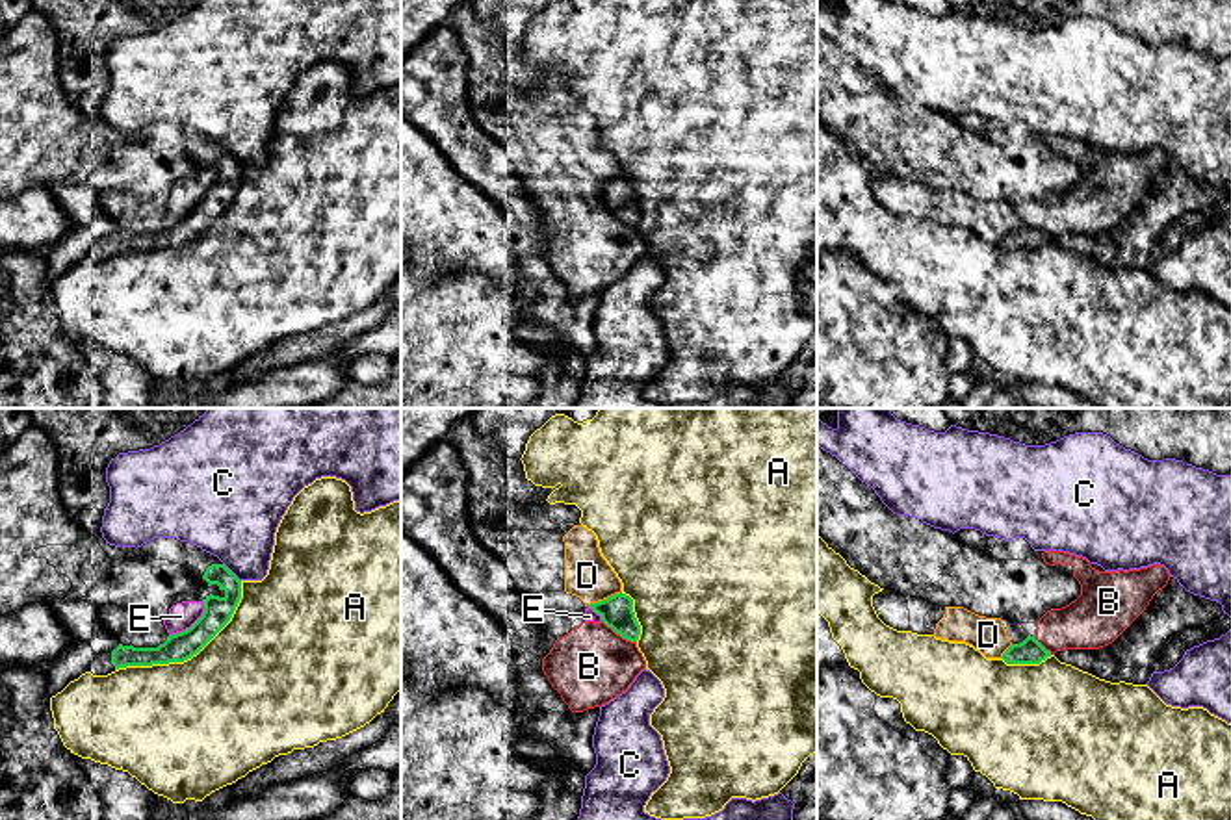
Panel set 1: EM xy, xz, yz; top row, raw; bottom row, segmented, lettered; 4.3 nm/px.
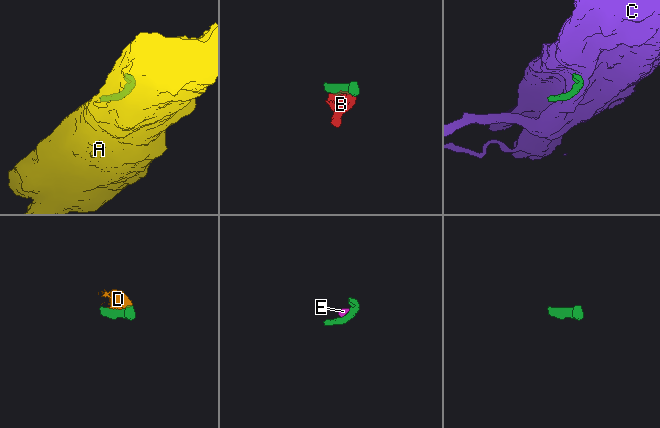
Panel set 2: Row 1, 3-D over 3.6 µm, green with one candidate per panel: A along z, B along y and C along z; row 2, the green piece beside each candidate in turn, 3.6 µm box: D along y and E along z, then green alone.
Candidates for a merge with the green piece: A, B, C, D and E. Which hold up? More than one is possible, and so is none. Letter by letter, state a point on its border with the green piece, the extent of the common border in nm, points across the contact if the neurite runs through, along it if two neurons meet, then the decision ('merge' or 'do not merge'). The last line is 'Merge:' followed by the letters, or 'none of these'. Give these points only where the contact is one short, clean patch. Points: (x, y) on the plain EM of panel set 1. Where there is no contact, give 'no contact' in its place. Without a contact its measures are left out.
A: xy (192, 240) | 650 nm | do not merge
B: xz (619, 217) | 180 nm | do not merge
C: xy (231, 156) | 120 nm | along xy (223, 147), (240, 166) | do not merge
D: xz (604, 184) | 160 nm | along xz (621, 175), (589, 190) | do not merge
E: xy (192, 210) | 220 nm | along xy (205, 188), (205, 195), (188, 212), (169, 219) | do not merge
Merge: none of these

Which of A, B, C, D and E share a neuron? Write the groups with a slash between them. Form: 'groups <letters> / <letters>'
groups A / B D E / C

